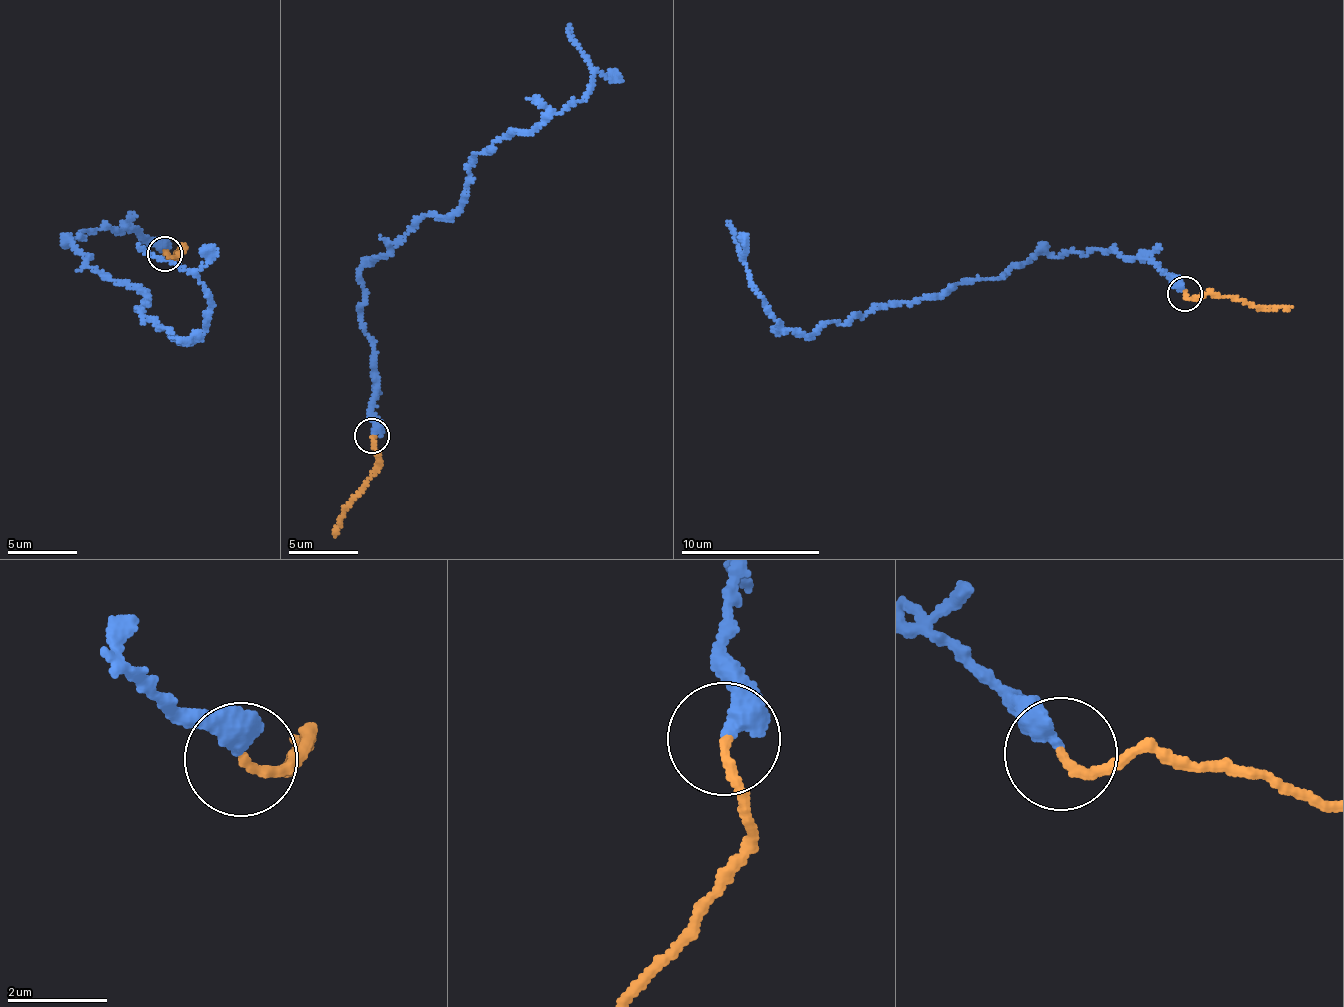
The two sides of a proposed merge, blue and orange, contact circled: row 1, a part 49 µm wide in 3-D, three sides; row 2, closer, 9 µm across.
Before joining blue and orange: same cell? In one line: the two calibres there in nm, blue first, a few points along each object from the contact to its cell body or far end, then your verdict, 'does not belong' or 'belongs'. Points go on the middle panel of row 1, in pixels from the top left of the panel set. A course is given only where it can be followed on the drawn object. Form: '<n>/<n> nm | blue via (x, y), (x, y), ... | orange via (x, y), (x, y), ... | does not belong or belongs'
420/160 nm | blue via (372, 436), (376, 353), (360, 270), (425, 215), (451, 217), (477, 153), (594, 81), (570, 24) | orange via (370, 437), (377, 451), (375, 475), (350, 503), (335, 536) | belongs

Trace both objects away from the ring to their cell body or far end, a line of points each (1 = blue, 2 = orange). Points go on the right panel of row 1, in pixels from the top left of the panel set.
1: (1186, 291), (1147, 259), (1042, 251), (995, 279), (875, 305), (801, 336), (770, 313), (727, 221)
2: (1186, 294), (1218, 293), (1253, 306), (1292, 306)

